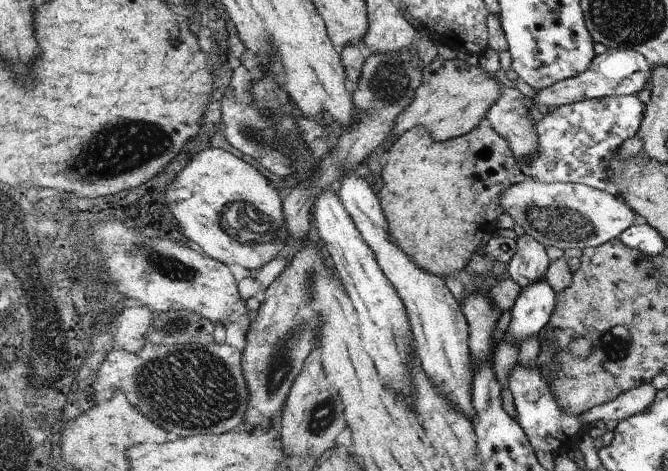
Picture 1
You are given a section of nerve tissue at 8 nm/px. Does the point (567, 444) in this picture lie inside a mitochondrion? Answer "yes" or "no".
no

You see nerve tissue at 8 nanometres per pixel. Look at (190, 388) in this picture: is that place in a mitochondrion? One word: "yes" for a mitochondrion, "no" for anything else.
yes

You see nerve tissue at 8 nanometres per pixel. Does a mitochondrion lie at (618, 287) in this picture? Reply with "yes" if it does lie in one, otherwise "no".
no

